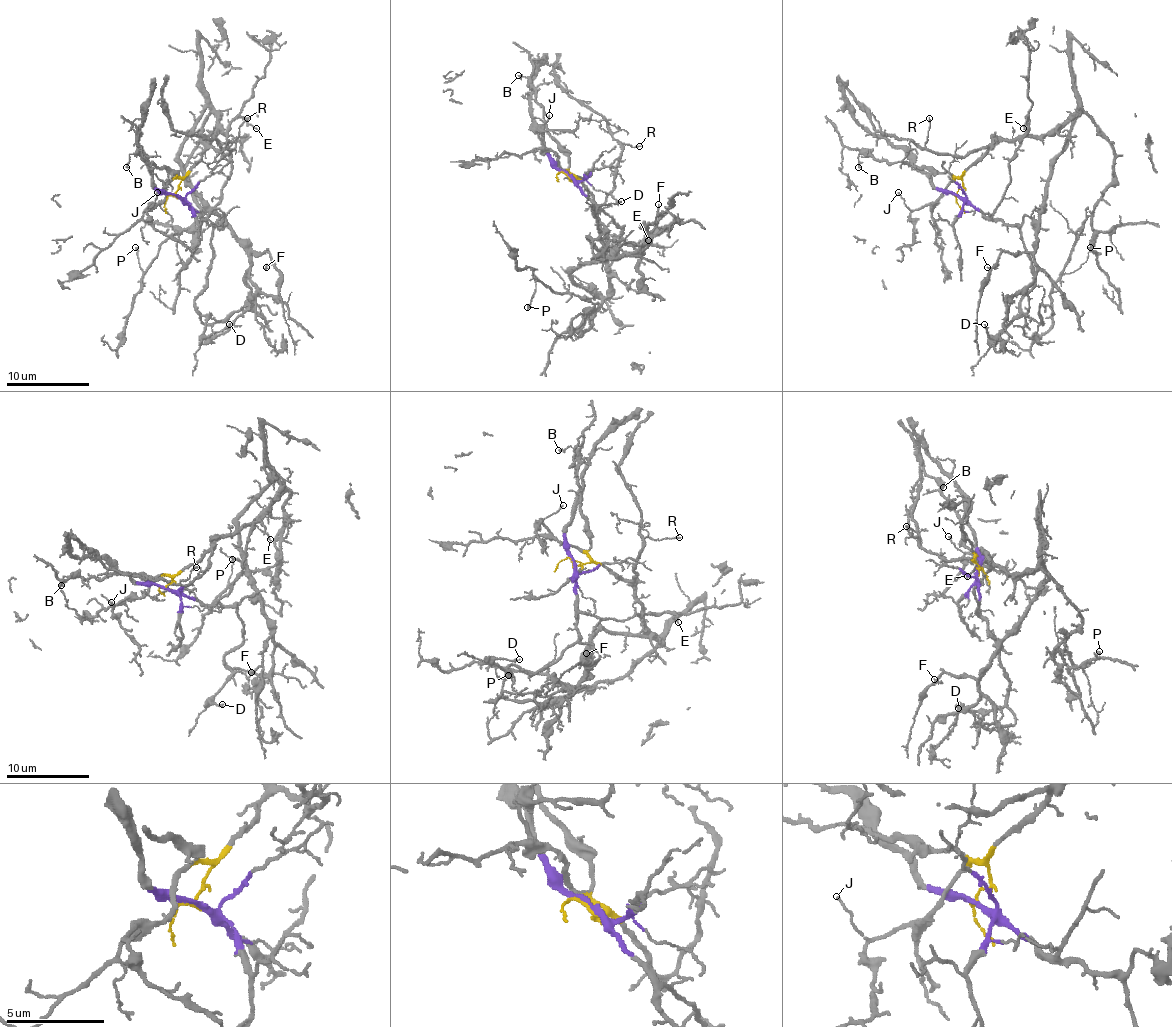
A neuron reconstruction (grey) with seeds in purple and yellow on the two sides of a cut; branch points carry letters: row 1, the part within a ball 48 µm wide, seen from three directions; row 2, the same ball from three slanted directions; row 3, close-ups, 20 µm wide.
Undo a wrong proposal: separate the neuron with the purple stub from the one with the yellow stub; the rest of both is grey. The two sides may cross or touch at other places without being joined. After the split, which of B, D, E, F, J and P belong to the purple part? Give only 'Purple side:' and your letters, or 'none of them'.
Purple side: D, E

